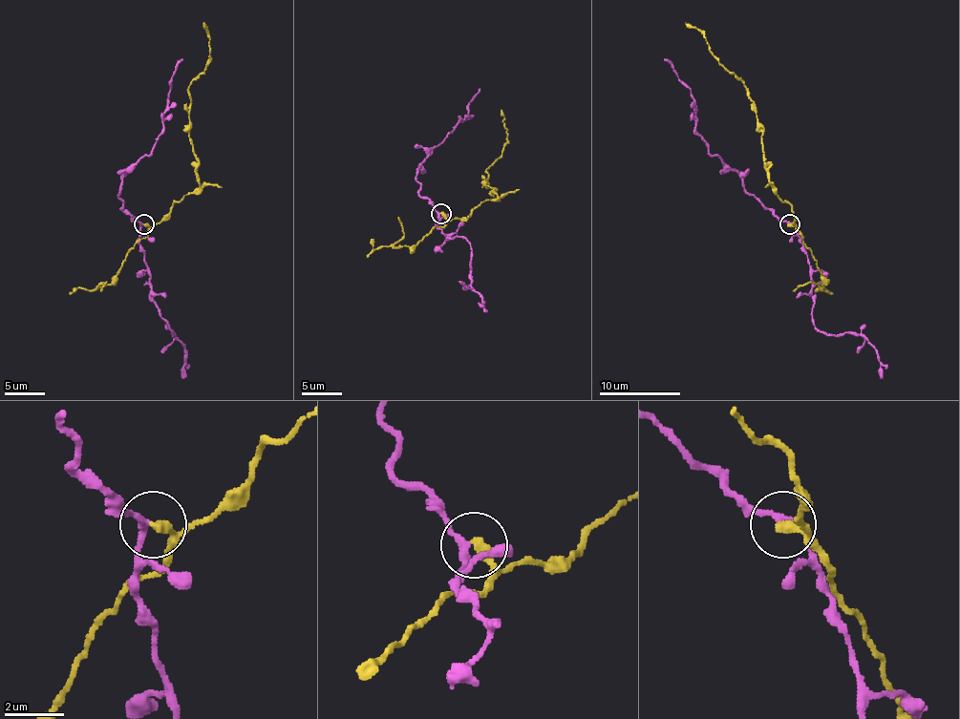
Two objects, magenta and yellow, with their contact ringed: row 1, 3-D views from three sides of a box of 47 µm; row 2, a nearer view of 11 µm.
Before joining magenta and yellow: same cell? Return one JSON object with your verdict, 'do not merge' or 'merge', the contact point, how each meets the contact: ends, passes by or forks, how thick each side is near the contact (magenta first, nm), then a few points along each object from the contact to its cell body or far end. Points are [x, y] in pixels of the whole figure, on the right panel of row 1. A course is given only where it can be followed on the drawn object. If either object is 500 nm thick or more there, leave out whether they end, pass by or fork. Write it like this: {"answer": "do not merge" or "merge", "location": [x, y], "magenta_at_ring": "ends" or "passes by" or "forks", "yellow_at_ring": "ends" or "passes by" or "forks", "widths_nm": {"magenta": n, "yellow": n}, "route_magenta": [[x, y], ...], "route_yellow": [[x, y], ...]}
{"answer": "do not merge", "location": [789, 224], "magenta_at_ring": "passes by", "yellow_at_ring": "ends", "widths_nm": {"magenta": 240, "yellow": 360}, "route_magenta": [[790, 224], [745, 190], [741, 177], [707, 150], [694, 130], [694, 99], [676, 72], [665, 59]], "route_yellow": [[790, 224], [796, 224], [794, 213], [772, 186], [761, 128], [747, 88], [703, 35], [685, 23]]}

